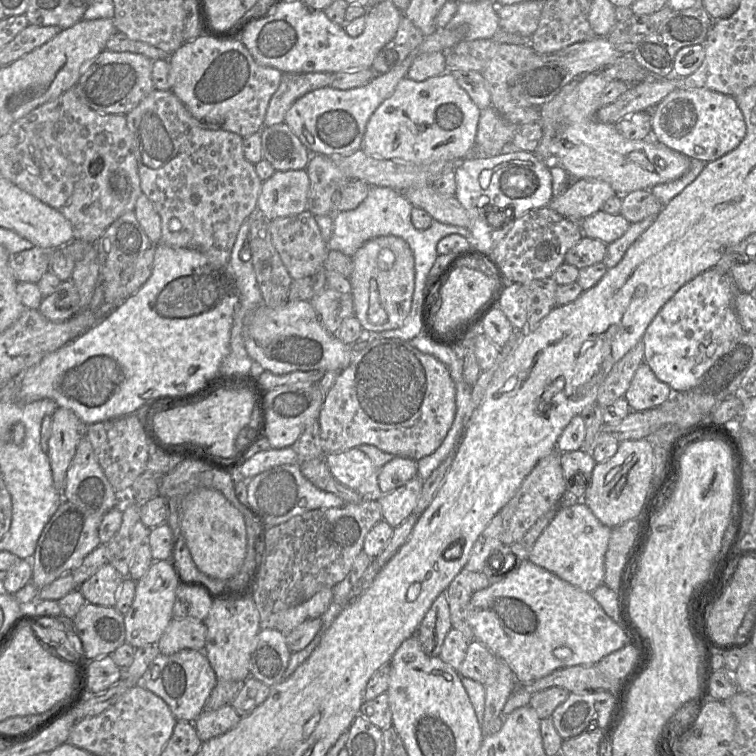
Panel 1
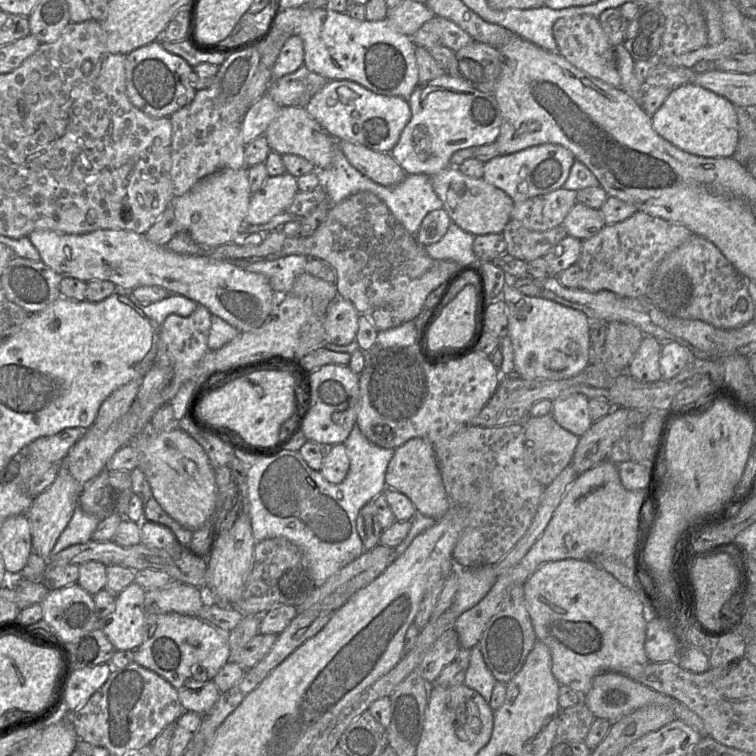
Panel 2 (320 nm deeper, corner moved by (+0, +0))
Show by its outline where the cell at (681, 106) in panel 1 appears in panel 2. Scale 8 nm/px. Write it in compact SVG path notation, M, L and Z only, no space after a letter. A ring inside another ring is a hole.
M691 82L670 90L668 97L651 116L653 129L678 149L701 157L732 157L737 148L739 127L736 106L729 100Z

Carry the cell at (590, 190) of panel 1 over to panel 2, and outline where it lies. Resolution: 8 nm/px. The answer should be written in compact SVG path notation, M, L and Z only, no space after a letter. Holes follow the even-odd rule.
M559 188L550 193L515 202L510 219L518 220L526 228L544 232L560 226L574 206L577 191Z

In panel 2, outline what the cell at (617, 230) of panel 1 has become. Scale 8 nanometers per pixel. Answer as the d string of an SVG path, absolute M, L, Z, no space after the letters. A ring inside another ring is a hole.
M578 202L574 204L561 223L567 235L581 241L596 235L605 225L599 210L589 208Z

